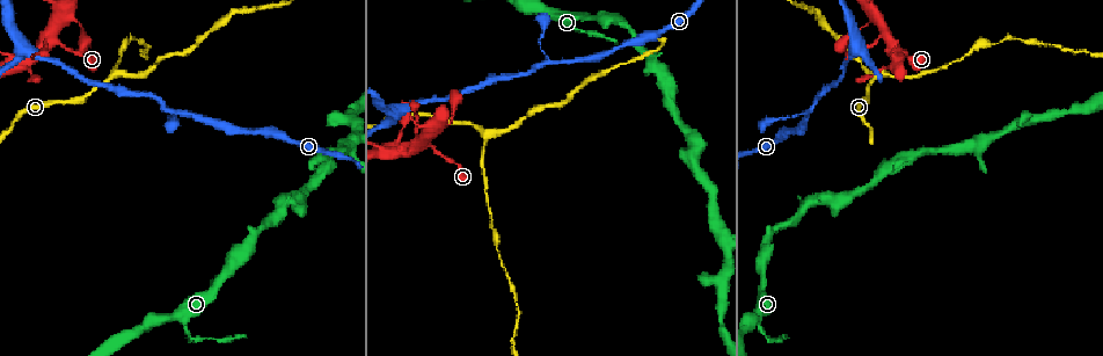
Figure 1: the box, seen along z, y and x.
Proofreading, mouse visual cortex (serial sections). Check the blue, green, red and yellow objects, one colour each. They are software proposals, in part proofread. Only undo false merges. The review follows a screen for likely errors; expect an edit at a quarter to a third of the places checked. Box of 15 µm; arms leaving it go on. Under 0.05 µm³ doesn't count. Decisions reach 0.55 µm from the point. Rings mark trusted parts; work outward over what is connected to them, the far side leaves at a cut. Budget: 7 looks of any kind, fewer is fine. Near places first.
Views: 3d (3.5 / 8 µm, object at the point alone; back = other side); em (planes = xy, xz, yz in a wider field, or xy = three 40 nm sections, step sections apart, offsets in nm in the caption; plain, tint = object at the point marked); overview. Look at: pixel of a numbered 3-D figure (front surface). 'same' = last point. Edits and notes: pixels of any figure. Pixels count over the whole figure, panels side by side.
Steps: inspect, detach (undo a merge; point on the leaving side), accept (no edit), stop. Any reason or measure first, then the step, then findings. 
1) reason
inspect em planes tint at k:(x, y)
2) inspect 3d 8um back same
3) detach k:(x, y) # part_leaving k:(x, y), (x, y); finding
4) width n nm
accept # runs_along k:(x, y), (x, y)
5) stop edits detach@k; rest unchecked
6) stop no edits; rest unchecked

three arms meet
inspect 3d 8um back at 1:(184, 328)

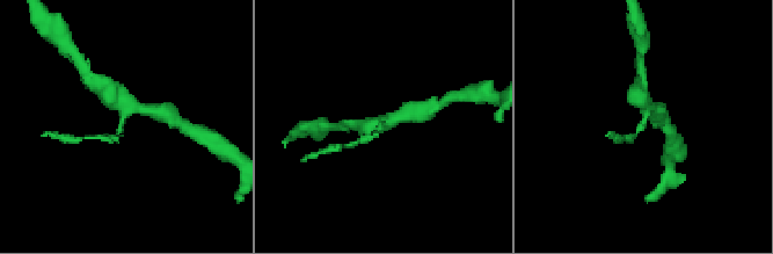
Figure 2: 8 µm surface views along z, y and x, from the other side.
zoom in
inspect 3d 3.5um back at 2:(381, 121)

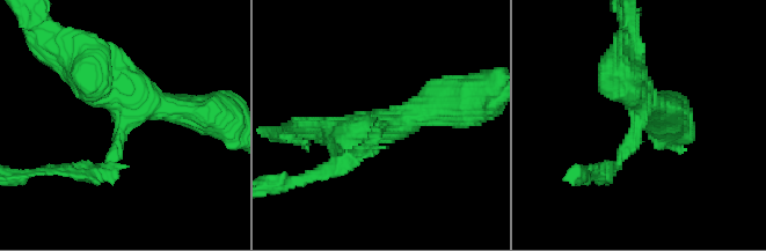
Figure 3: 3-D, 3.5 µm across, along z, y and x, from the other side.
arms 3; arm_widths 150, 450, 450 nm; shape alone is not enough
inspect em planes tint at 3:(632, 134)

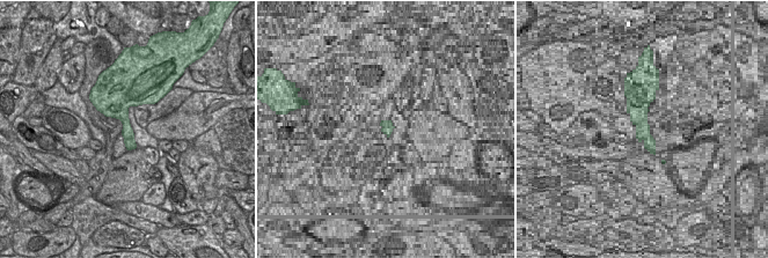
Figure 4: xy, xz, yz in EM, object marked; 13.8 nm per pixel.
accept # runs_along 3:(90, 67), (133, 96), (111, 160), (75, 171); continuous, no second cell

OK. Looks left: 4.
four arms meet
inspect 3d 3.5um at 1:(53, 39)

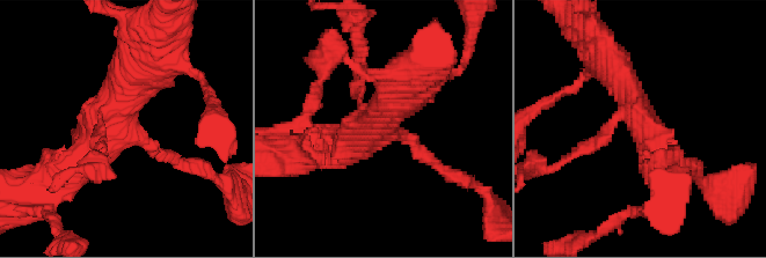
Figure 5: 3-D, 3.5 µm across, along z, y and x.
arms 4; arm_widths 150, 150, 400, 450 nm
inspect em xy step 5 tint at 5:(125, 125)

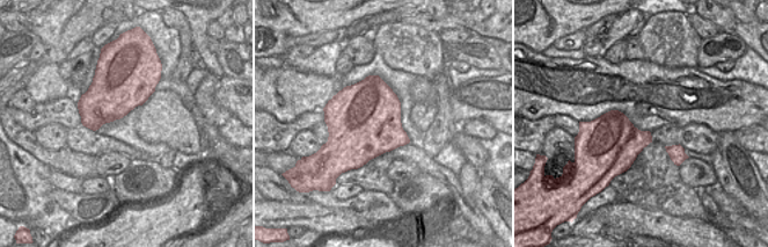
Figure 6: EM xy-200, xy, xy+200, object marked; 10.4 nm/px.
accept # runs_along 5:(681, 163), (646, 135), (611, 67); all the same cell

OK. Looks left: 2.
inspect 3d 3.5um at 1:(482, 135)

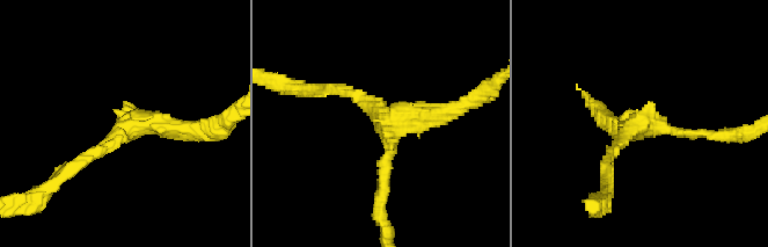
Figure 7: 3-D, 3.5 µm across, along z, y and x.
arms 3; arm_widths 150, 150, 250 nm
inspect em xy step 5 tint at 7:(388, 117)

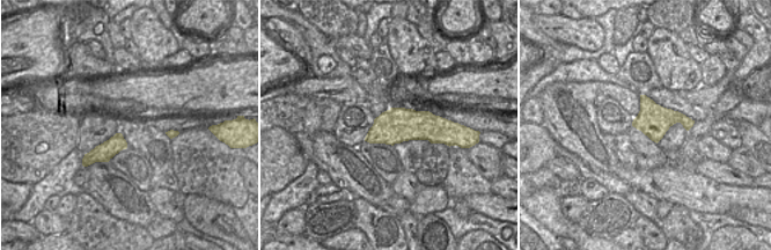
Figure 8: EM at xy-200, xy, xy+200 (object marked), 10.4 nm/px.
accept # runs_along 7:(73, 167), (130, 124), (207, 128); one cell here

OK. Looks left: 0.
stop no edits; rest unchecked

